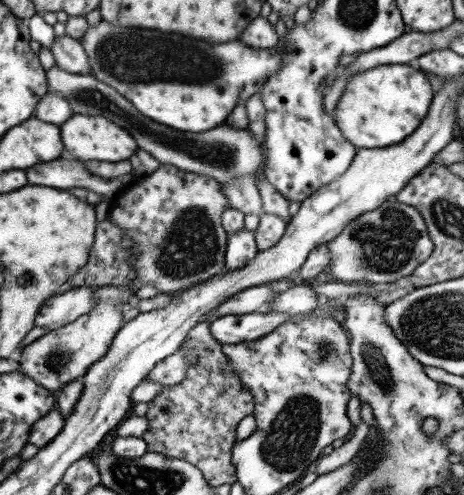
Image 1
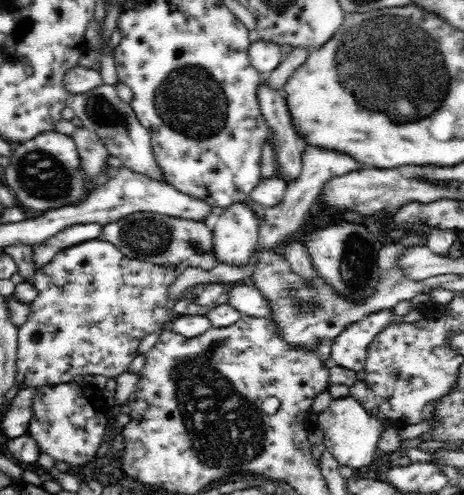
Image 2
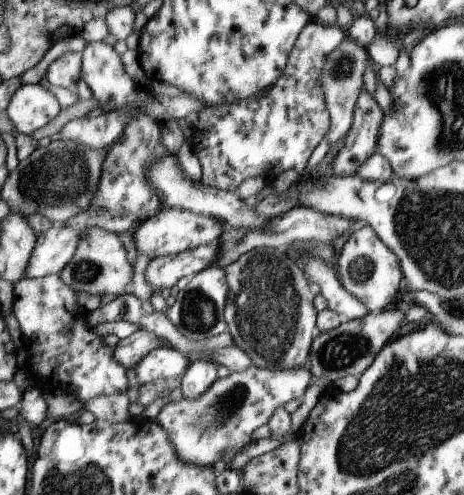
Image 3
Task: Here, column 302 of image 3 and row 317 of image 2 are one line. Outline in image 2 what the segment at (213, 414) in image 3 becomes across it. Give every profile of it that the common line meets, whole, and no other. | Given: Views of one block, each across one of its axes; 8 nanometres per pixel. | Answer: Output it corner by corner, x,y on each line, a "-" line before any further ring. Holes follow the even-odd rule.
382,310
376,314
370,314
362,318
360,322
354,322
342,330
338,338
334,338
332,344
332,364
354,370
356,374
364,370
366,358
368,358
368,346
374,342
382,330
386,330
390,324
400,320
392,310

